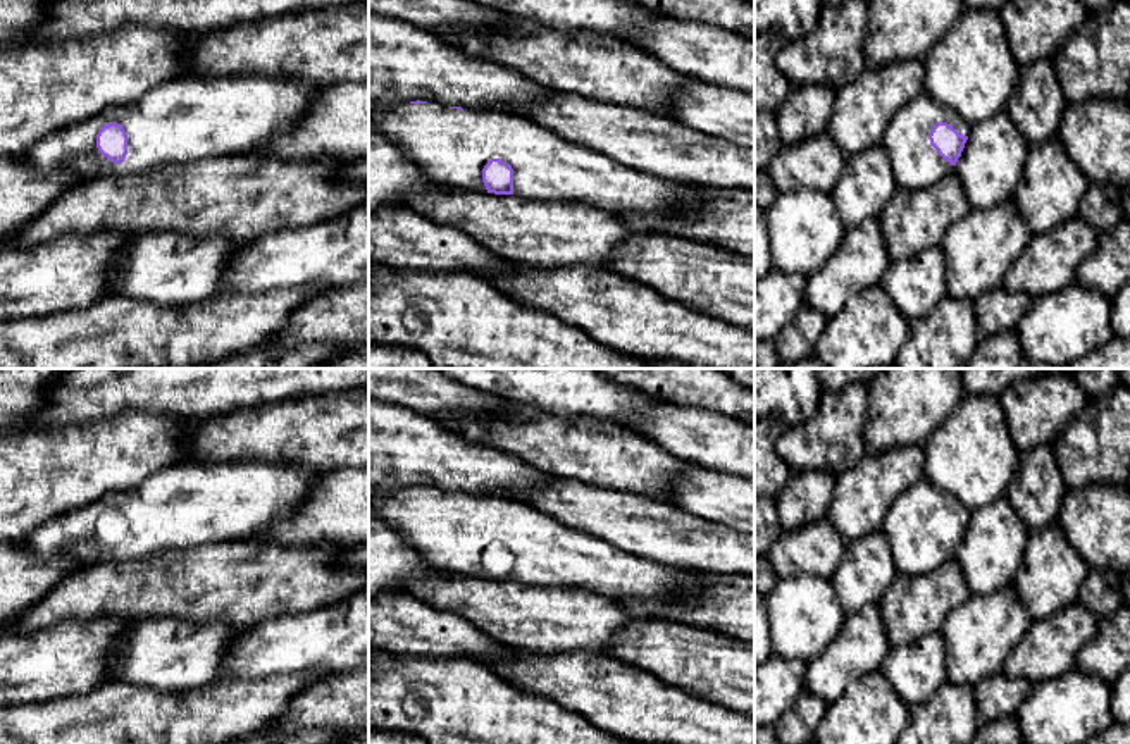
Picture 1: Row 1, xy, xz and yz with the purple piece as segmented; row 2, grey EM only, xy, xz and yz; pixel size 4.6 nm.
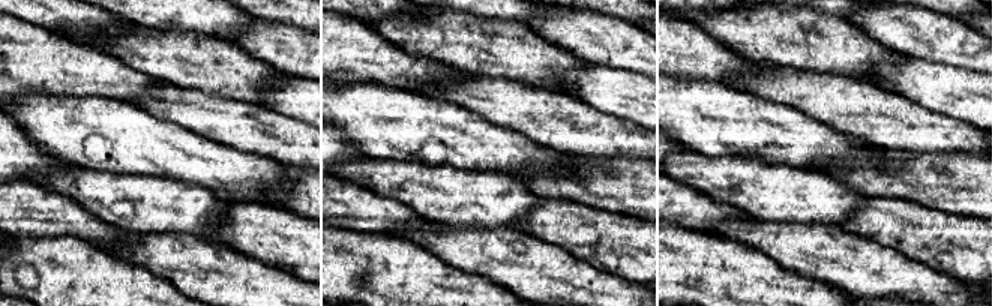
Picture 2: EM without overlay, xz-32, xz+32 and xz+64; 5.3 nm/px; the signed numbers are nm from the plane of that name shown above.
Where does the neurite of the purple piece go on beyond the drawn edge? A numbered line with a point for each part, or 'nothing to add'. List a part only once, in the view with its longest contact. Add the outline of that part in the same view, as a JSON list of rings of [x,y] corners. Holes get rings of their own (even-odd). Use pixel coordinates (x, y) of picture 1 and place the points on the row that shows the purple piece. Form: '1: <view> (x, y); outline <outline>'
1: xy (185, 119); outline [[[179,76],[162,83],[129,105],[114,105],[36,141],[22,153],[24,162],[41,174],[71,170],[86,181],[109,176],[146,174],[171,164],[188,164],[224,155],[245,155],[281,133],[308,108],[320,86],[276,83],[262,76],[202,79]],[[117,122],[127,134],[127,155],[114,164],[96,148],[98,131]]]

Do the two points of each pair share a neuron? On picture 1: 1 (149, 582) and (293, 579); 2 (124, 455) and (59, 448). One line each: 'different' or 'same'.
1: same
2: same

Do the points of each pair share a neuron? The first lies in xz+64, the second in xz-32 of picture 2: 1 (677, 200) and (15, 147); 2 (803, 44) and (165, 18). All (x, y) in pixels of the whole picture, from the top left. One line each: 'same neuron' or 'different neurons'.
1: different neurons
2: different neurons

